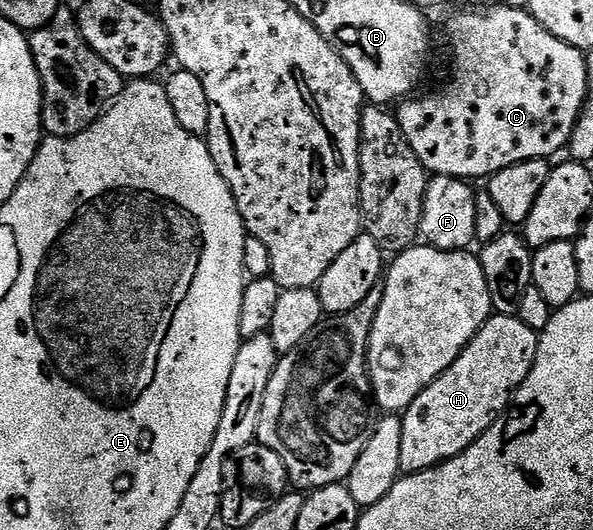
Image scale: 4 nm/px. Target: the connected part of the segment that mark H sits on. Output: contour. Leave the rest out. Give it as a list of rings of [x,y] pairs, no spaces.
[[[491,315],[468,346],[401,413],[402,472],[423,472],[456,458],[481,438],[509,409],[514,392],[536,362],[539,333],[528,330],[517,316]]]

